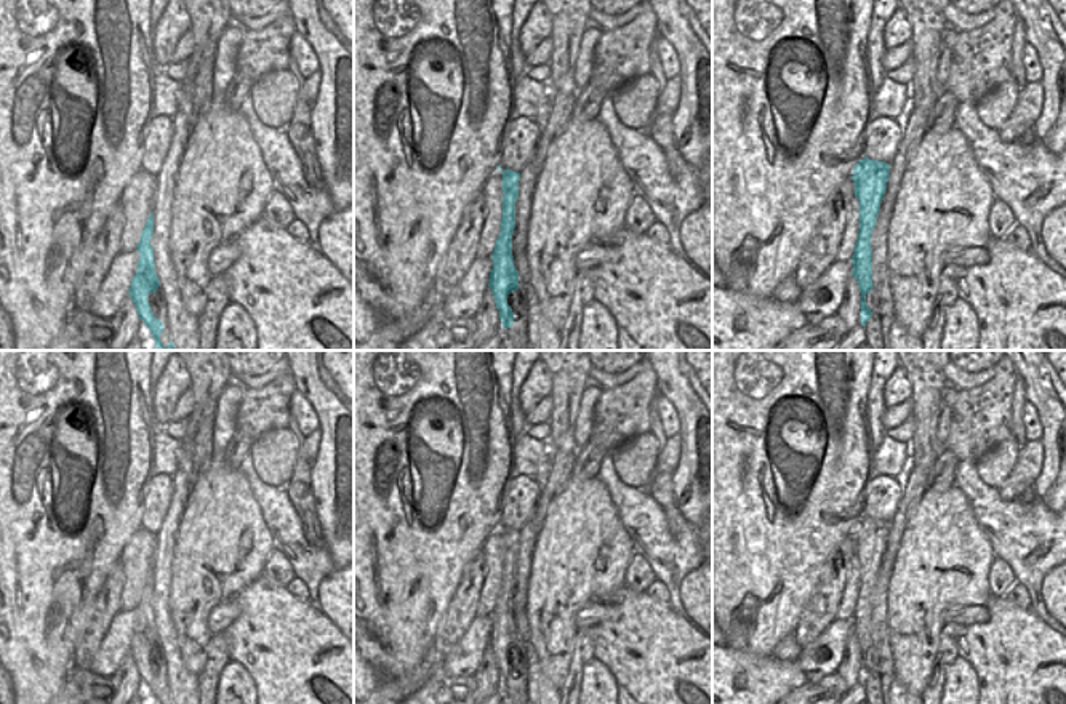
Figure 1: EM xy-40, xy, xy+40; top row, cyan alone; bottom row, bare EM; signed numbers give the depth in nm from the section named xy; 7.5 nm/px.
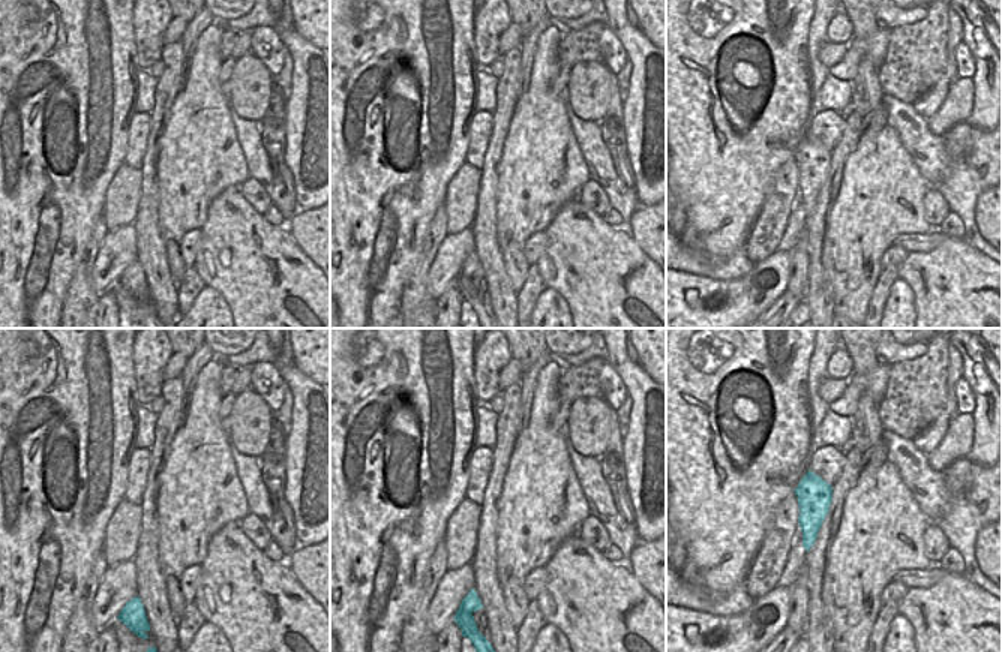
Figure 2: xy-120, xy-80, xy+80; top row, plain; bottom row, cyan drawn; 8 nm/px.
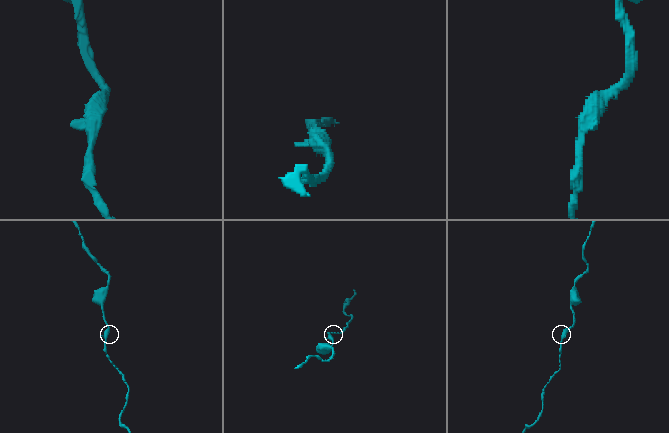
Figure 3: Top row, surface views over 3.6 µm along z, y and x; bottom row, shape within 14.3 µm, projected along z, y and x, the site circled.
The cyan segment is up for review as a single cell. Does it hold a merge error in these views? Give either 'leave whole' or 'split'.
leave whole

